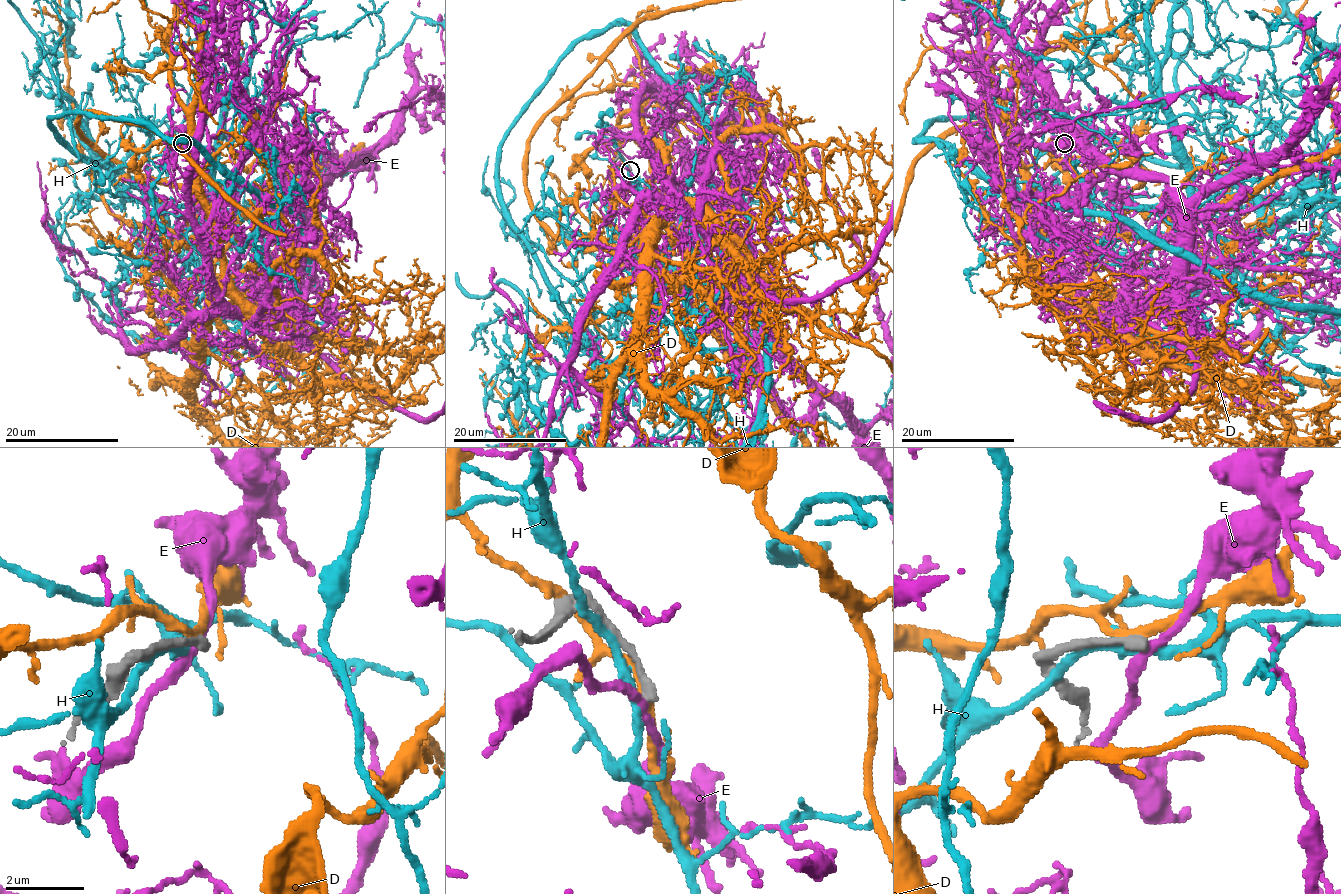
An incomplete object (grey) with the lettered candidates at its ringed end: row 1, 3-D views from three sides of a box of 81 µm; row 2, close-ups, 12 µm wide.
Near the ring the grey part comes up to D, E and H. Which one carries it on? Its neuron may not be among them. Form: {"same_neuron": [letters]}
{"same_neuron": []}

